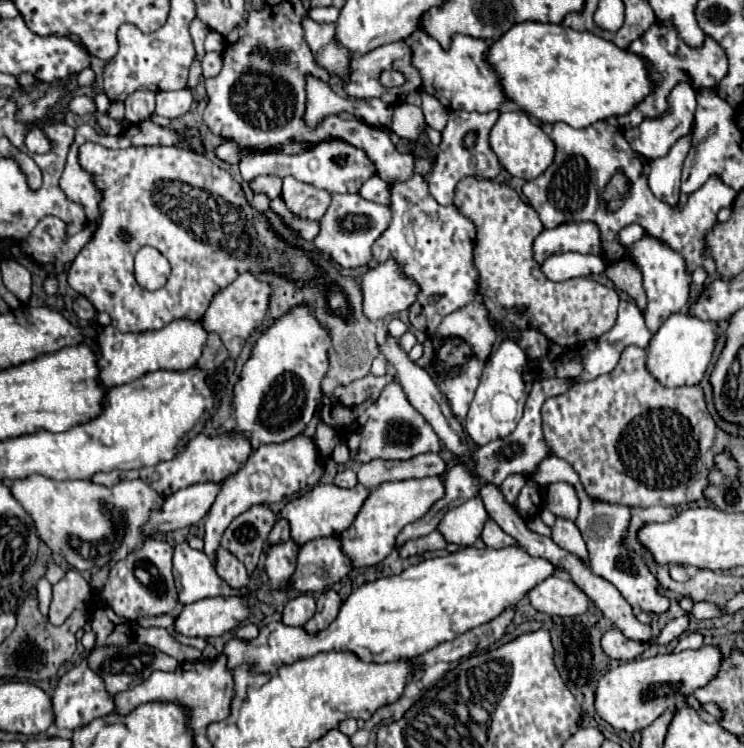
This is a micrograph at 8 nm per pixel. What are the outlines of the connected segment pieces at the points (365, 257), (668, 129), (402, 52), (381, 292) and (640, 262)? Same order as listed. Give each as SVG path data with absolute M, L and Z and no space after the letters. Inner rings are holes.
M332 194L330 206L324 216L318 220L320 232L314 238L316 248L338 262L342 268L358 268L368 266L370 262L370 248L374 240L388 228L390 224L390 208L384 204L376 204L364 200L360 194Z
M676 84L676 88L672 88L672 92L668 94L668 110L654 120L642 120L636 128L630 128L624 132L630 148L650 160L654 158L662 158L668 154L668 150L686 134L690 134L692 130L692 122L694 122L694 110L696 110L696 92L692 90L690 84Z
M400 40L400 42L392 42L392 44L386 44L386 46L380 46L380 48L372 50L372 52L368 52L368 54L352 56L350 62L348 62L348 72L346 72L342 84L344 84L344 92L350 98L380 98L386 104L396 106L396 104L402 104L408 94L412 94L412 92L416 92L420 88L420 76L410 66L410 46L404 40ZM386 70L396 70L396 72L404 74L406 82L400 88L382 86L380 84L380 74L386 72Z
M394 260L366 270L360 288L362 312L372 322L406 310L418 296L418 286L402 274Z
M642 238L636 244L628 248L628 256L636 262L636 266L642 270L644 276L644 290L648 298L648 306L644 310L646 324L650 332L656 332L660 324L674 312L682 310L690 302L690 274L686 274L684 258L668 248L662 240L656 238Z

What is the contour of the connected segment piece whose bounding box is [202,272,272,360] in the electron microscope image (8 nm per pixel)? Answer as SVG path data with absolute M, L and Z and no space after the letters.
M242 272L232 284L228 284L228 288L220 290L214 296L212 304L208 306L208 310L202 318L202 326L206 332L214 332L220 336L222 344L228 350L230 360L234 360L240 354L240 350L244 348L244 344L248 342L252 332L262 326L266 312L268 312L270 296L272 296L272 286L258 280L252 272Z

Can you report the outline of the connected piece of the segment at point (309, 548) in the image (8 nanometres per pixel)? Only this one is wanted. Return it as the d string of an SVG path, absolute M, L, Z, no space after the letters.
M336 536L310 540L298 548L296 570L286 584L286 590L298 592L324 592L332 588L352 570L350 558L342 554L340 540Z

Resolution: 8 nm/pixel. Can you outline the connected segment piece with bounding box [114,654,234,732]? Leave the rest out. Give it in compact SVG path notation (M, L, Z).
M218 656L214 660L200 660L200 662L184 662L174 672L152 672L152 676L140 682L134 688L114 694L114 706L118 714L128 714L140 704L148 702L174 702L182 708L188 708L188 728L202 730L210 722L220 722L230 714L230 700L232 700L232 674L226 668L226 656Z

